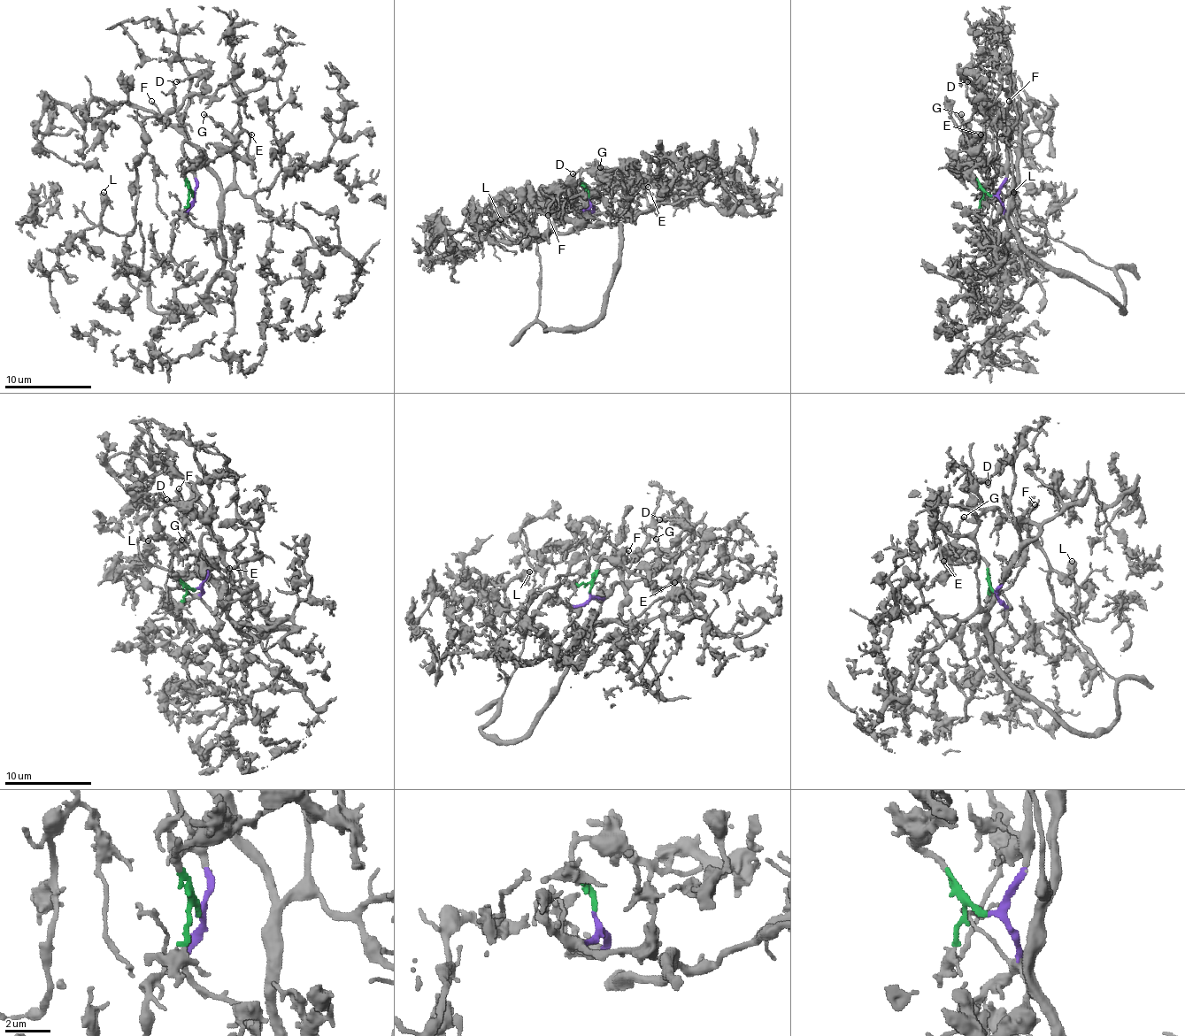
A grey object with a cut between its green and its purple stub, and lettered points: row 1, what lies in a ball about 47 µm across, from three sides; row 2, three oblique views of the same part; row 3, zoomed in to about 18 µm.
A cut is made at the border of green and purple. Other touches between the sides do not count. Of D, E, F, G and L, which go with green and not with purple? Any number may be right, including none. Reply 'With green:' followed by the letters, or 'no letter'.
With green: E, G

